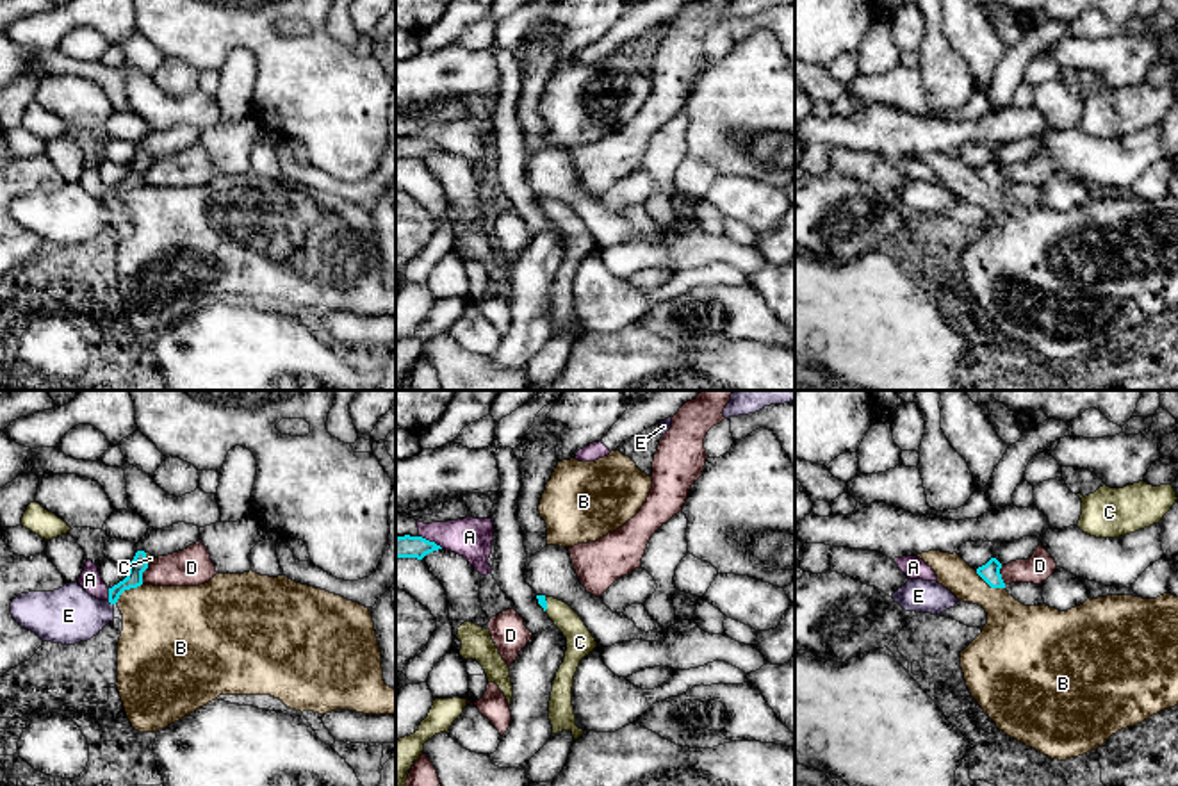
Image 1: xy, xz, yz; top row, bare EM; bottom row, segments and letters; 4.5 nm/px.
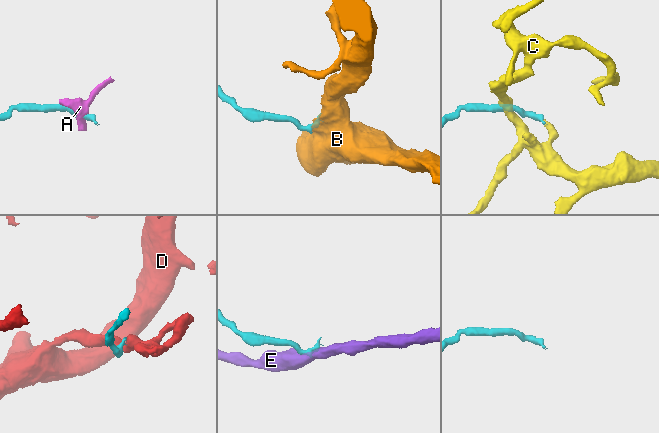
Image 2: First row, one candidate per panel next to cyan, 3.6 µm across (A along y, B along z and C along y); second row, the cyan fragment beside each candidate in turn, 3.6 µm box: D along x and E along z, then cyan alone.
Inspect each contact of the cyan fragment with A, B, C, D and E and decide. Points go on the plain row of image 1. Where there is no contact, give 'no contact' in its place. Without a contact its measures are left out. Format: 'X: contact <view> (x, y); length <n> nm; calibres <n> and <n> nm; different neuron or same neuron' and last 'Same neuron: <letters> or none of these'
A: contact xz (432, 143); length 130 nm; calibres 100 and 180 nm; different neuron
B: contact xy (127, 189); length 160 nm; calibres 80 and 380 nm; different neuron
C: contact xz (546, 205); length 60 nm; calibres 40 and 130 nm; same neuron
D: contact xy (141, 175); length 90 nm; calibres 80 and 180 nm; different neuron
E: contact xy (111, 204); length 40 nm; calibres 80 and 260 nm; different neuron
Same neuron: C

